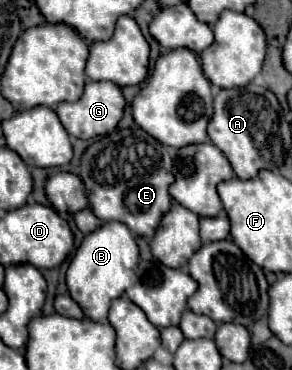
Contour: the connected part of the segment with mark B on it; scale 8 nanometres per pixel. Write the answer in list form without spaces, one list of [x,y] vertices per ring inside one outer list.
[[[106,222],[94,230],[94,234],[88,234],[74,254],[66,272],[68,292],[90,320],[104,320],[110,302],[120,298],[134,284],[138,262],[138,246],[128,226],[122,222]]]

